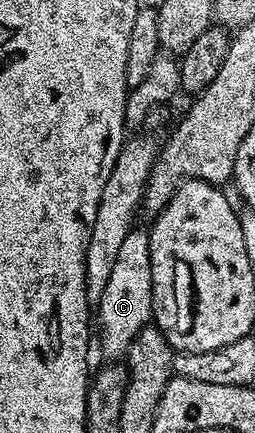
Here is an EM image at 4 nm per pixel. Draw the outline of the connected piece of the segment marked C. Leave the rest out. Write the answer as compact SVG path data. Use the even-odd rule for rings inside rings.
M132 228L117 251L109 280L97 303L97 342L103 345L107 360L119 360L127 353L132 340L153 318L151 289L153 288L153 264L151 263L151 236L146 229Z

